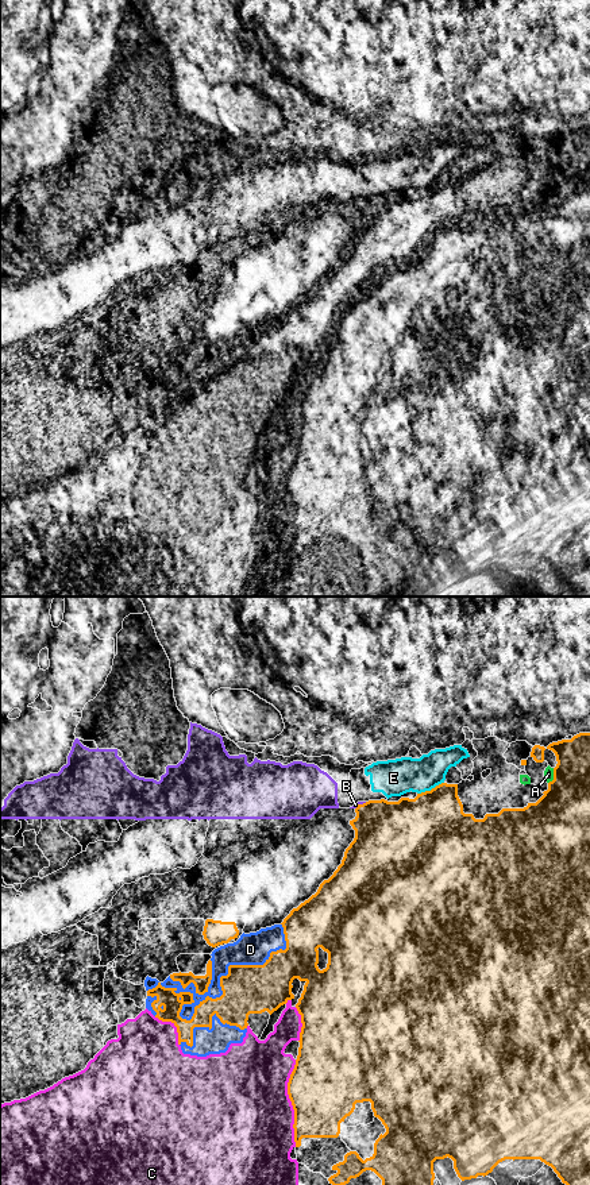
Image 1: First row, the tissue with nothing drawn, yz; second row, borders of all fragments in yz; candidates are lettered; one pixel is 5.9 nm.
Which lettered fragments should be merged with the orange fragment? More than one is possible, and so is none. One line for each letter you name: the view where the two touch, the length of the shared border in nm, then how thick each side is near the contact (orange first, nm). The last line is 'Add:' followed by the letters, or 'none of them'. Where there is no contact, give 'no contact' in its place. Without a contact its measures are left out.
Add: none of them

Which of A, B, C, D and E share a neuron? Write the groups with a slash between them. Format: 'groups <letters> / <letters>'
groups A C D / B E

